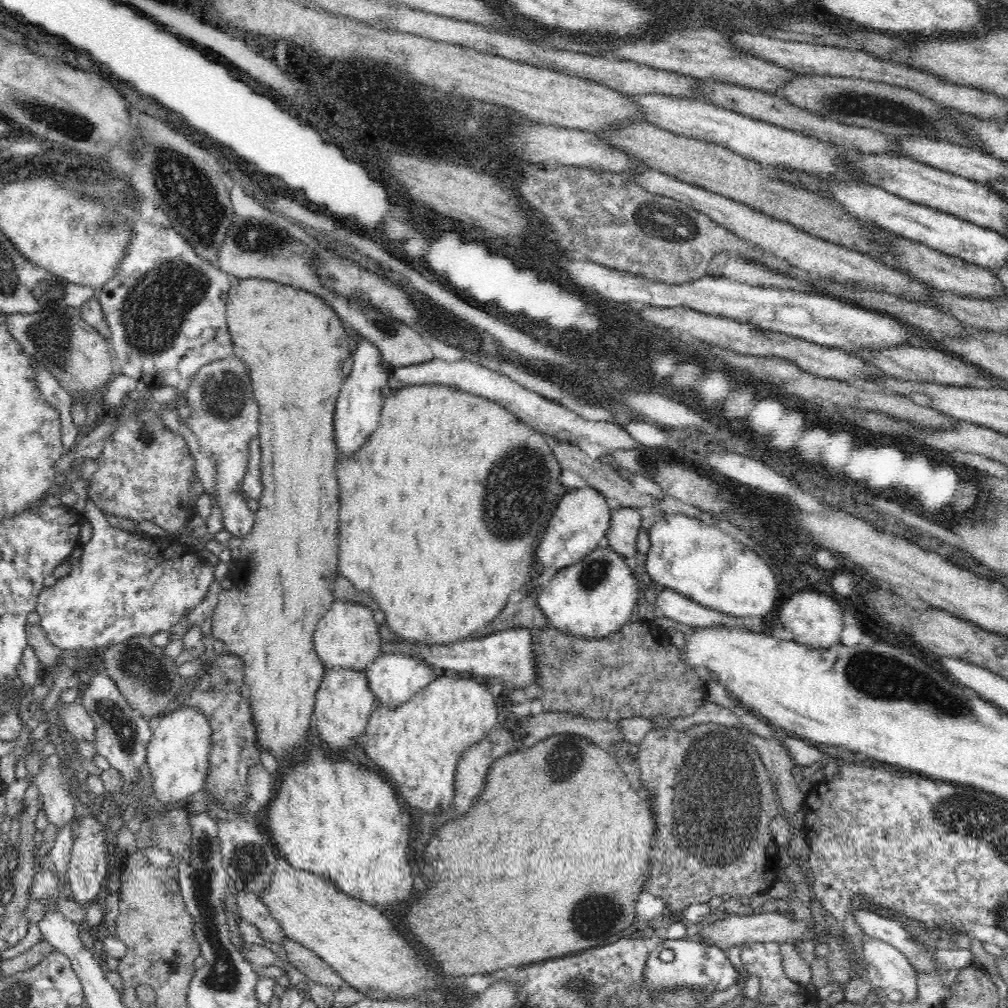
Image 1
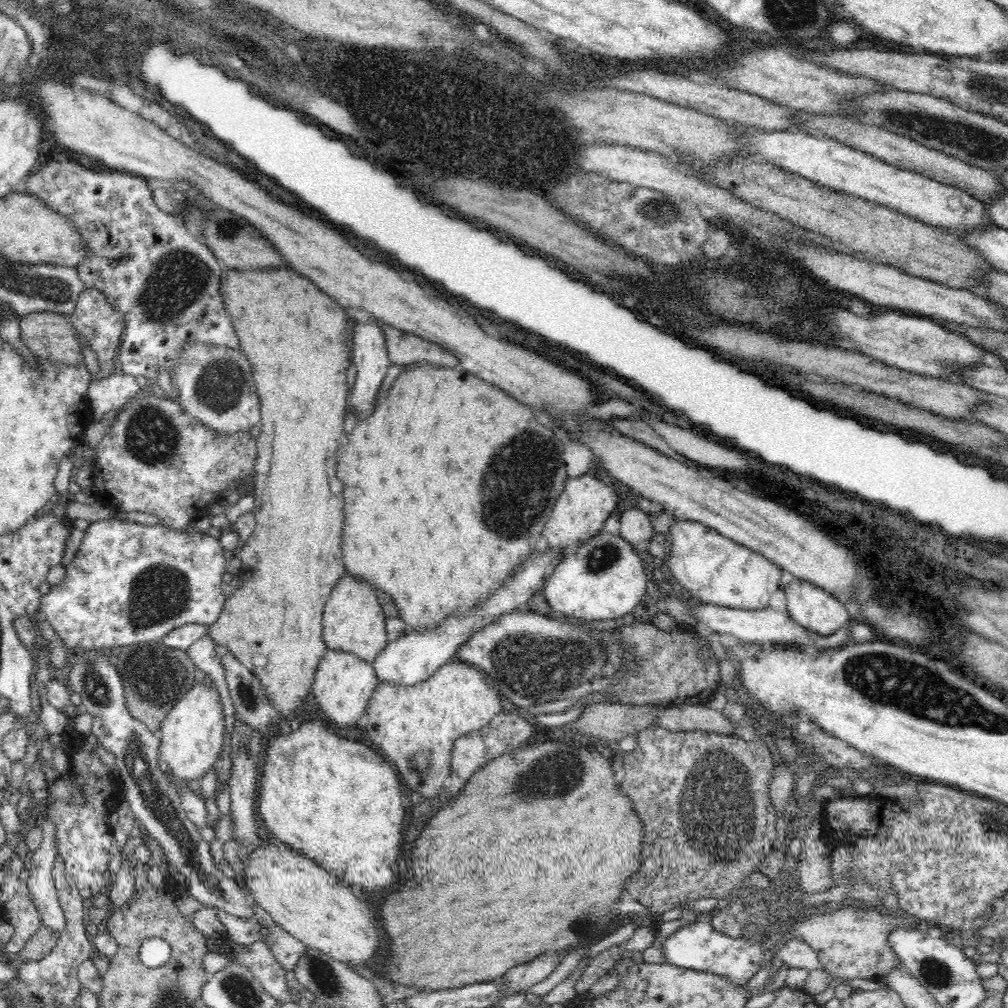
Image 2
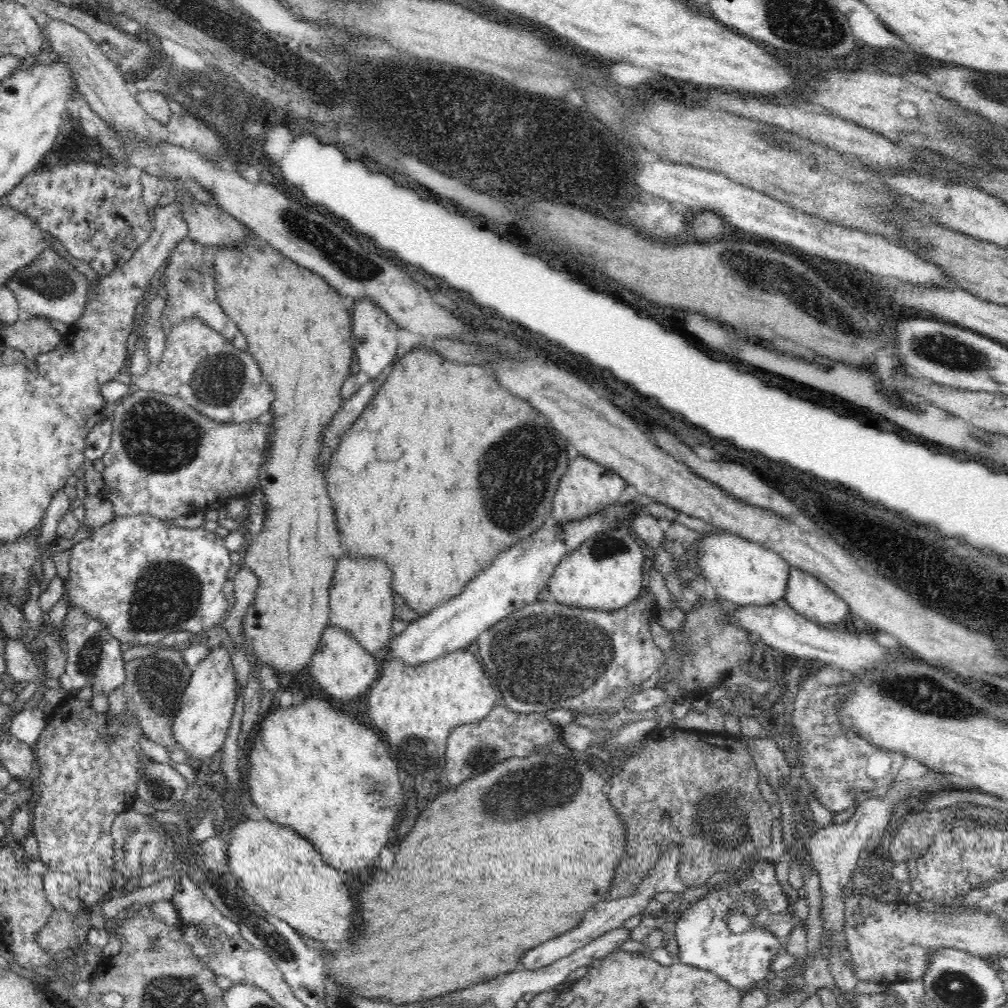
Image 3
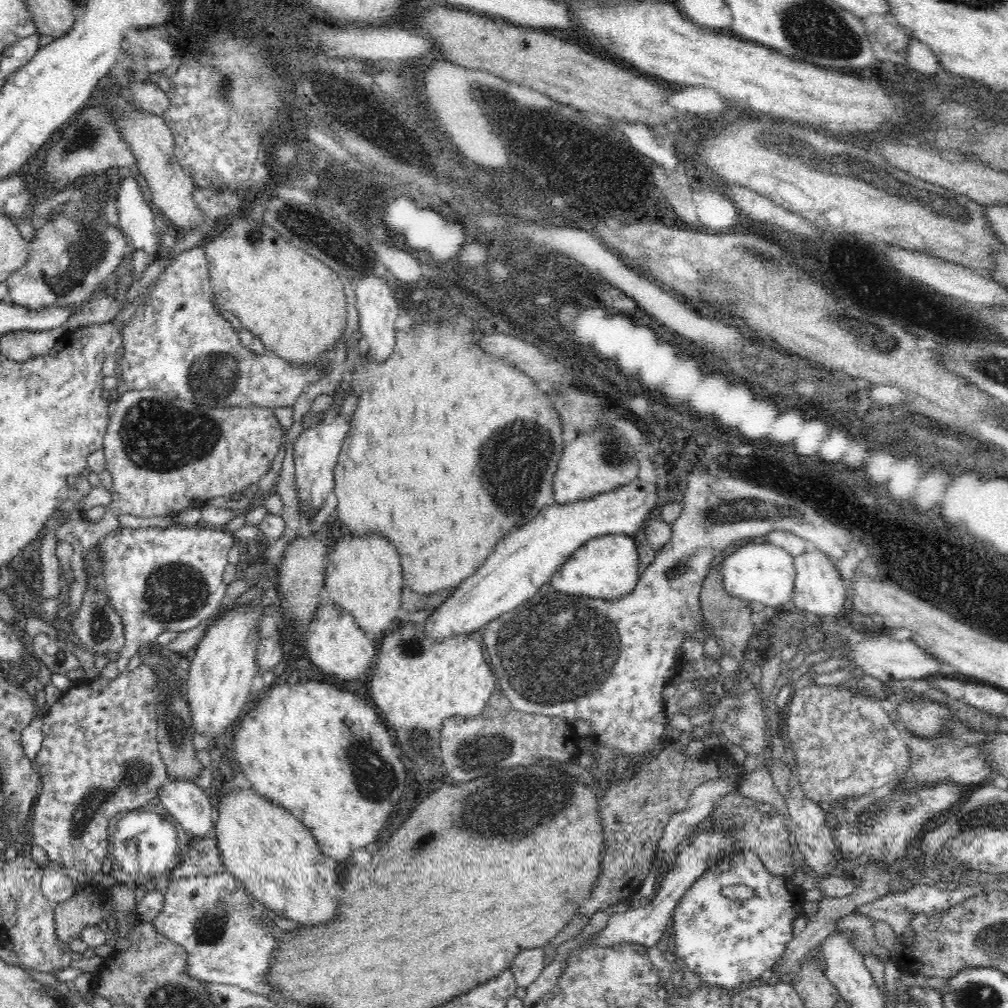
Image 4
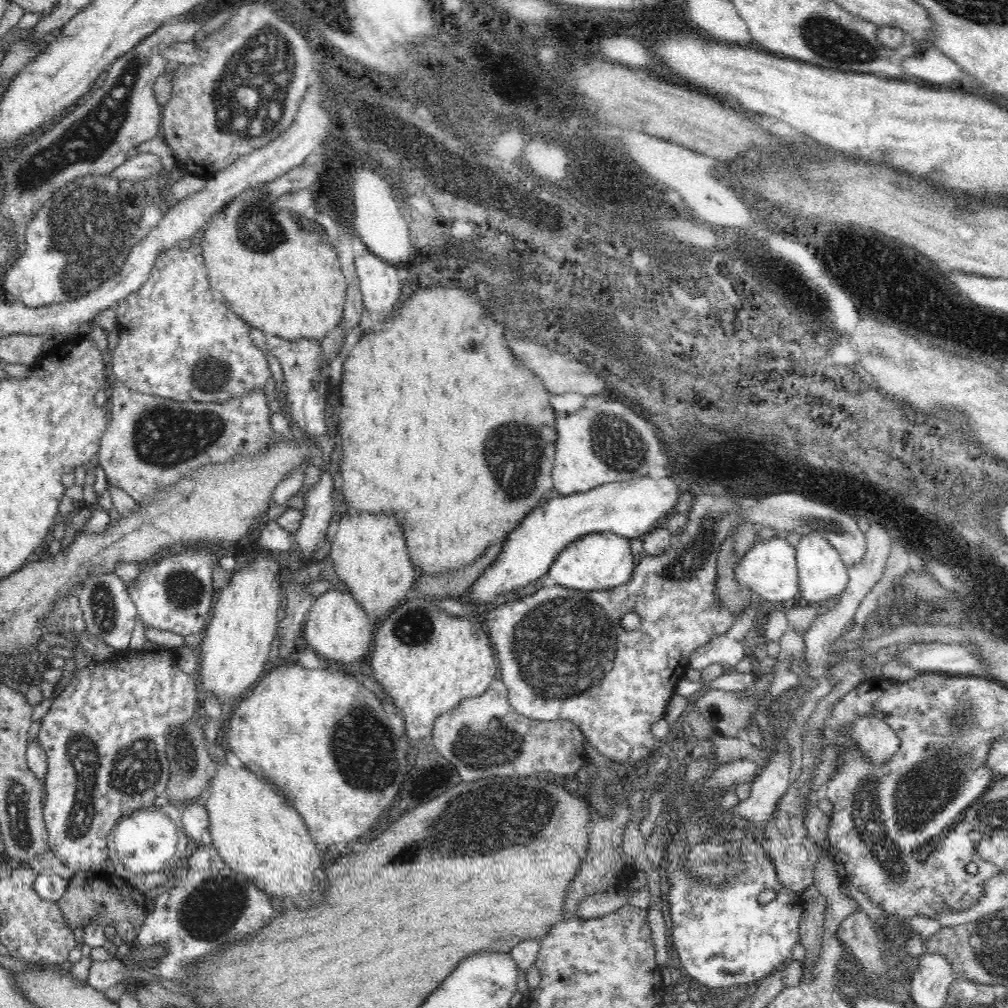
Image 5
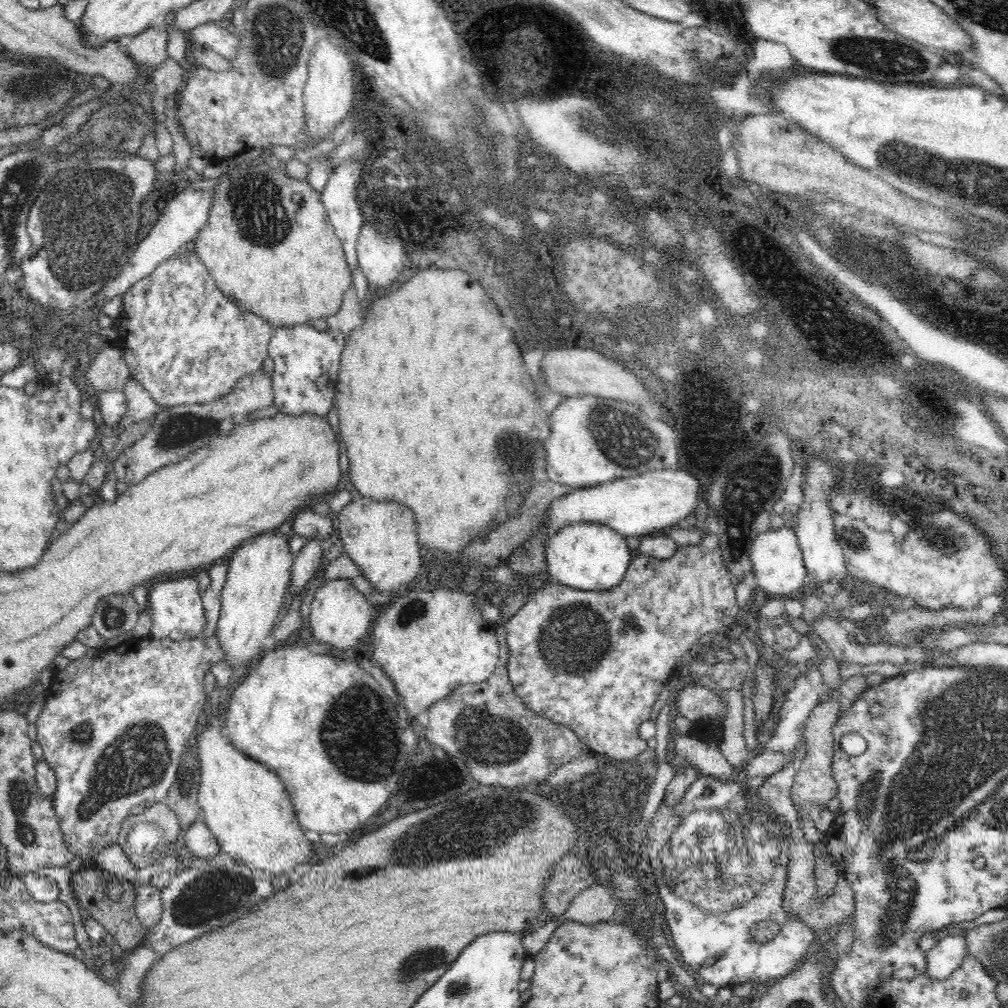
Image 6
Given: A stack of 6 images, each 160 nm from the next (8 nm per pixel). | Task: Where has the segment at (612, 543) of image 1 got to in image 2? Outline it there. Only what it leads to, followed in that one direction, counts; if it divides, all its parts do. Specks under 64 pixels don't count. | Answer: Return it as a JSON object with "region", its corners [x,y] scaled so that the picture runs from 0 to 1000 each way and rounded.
{"region":[[[637,505],[621,506],[615,512],[615,533],[623,537],[631,549],[643,546],[650,527],[646,512]]]}

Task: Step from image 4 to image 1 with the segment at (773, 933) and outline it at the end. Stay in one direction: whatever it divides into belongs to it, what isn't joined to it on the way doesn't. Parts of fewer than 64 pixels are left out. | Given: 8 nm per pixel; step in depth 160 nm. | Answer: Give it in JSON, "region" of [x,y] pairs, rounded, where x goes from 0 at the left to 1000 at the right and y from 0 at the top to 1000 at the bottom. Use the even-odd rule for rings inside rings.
{"region":[[[691,930],[688,932],[673,932],[660,934],[653,938],[643,947],[640,958],[640,966],[636,981],[639,991],[650,992],[650,989],[658,983],[669,983],[685,981],[687,983],[698,983],[700,987],[706,987],[712,983],[721,982],[724,978],[728,978],[732,973],[736,972],[740,967],[735,968],[720,947],[718,940],[714,940],[709,937],[701,937],[694,935]],[[664,940],[669,943],[669,951],[666,954],[658,954],[655,952],[655,944]]]}

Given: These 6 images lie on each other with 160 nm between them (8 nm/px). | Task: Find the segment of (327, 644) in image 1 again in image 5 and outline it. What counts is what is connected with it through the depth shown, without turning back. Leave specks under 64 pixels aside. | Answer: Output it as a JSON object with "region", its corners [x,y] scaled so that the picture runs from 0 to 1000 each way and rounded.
{"region":[[[347,507],[337,516],[328,540],[329,546],[324,555],[330,558],[334,573],[343,580],[345,589],[356,597],[363,609],[373,609],[373,615],[381,615],[390,604],[404,595],[415,567],[405,551],[399,524],[389,512]]]}

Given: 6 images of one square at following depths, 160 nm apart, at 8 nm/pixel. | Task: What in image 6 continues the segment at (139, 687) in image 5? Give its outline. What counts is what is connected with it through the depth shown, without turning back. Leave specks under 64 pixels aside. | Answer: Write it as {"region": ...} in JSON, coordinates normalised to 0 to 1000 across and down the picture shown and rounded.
{"region":[[[204,631],[204,635],[197,632],[182,636],[171,634],[137,633],[127,634],[115,643],[99,645],[93,653],[83,651],[71,656],[68,660],[61,664],[54,664],[51,680],[45,687],[45,697],[35,716],[37,722],[37,735],[43,744],[45,755],[54,763],[57,781],[56,788],[52,791],[53,803],[59,812],[60,823],[63,835],[71,844],[75,853],[81,853],[81,857],[90,859],[90,851],[93,845],[103,843],[105,839],[116,835],[117,826],[120,821],[125,821],[129,813],[129,806],[133,800],[146,802],[157,796],[164,796],[169,786],[169,781],[176,771],[177,761],[180,757],[181,747],[186,741],[187,732],[192,728],[195,722],[194,716],[201,713],[200,702],[206,691],[202,685],[202,680],[208,674],[208,660],[220,657],[222,648],[218,643],[215,631]]]}

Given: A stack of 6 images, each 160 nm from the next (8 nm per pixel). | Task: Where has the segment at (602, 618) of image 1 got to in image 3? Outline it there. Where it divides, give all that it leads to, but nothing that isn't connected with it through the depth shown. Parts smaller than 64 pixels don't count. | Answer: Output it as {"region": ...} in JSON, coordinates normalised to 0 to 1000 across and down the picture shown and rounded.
{"region":[[[607,522],[583,534],[573,546],[560,553],[548,568],[544,584],[556,599],[589,605],[615,605],[636,589],[637,560],[639,548],[631,534]]]}

